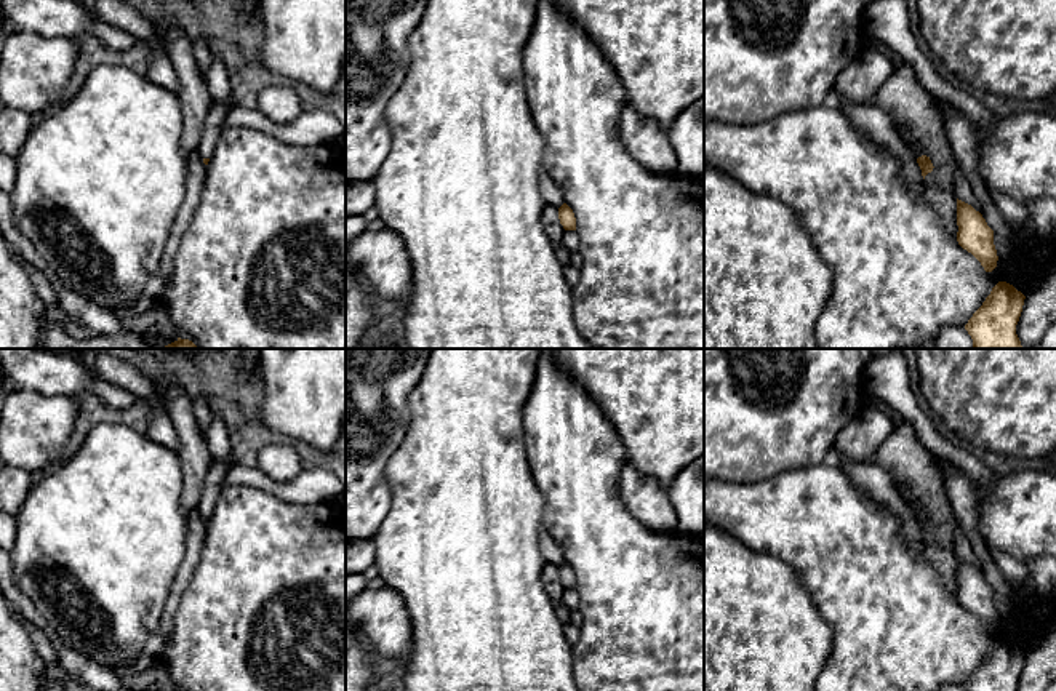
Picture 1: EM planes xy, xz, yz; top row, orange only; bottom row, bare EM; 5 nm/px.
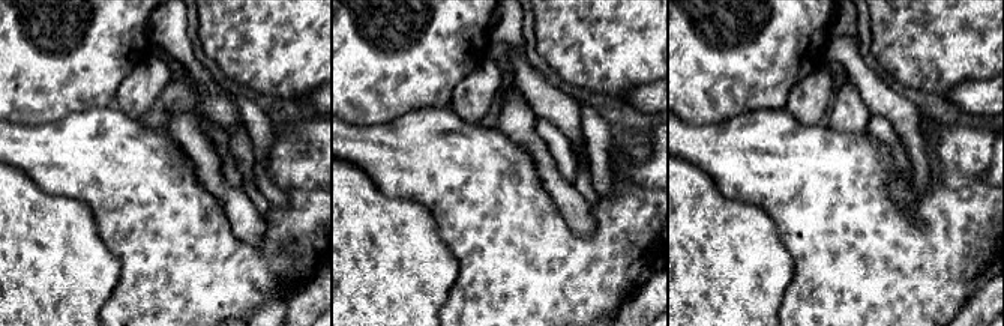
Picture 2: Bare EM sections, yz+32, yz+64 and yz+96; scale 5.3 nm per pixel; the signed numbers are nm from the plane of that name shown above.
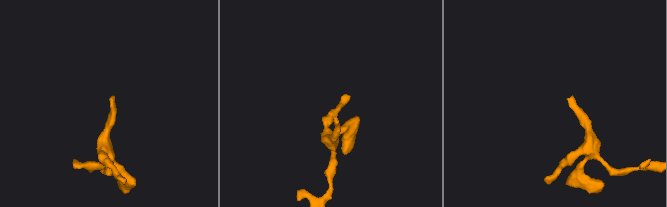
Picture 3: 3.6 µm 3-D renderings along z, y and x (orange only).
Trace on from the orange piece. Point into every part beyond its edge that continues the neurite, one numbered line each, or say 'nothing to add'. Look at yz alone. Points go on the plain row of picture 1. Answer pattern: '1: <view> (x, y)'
1: yz (901, 488)

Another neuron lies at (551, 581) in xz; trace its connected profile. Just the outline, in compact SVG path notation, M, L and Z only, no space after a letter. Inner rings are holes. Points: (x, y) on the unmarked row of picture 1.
M546 563L542 568L542 585L547 595L557 603L565 592L563 584L558 577L558 566L554 563Z

